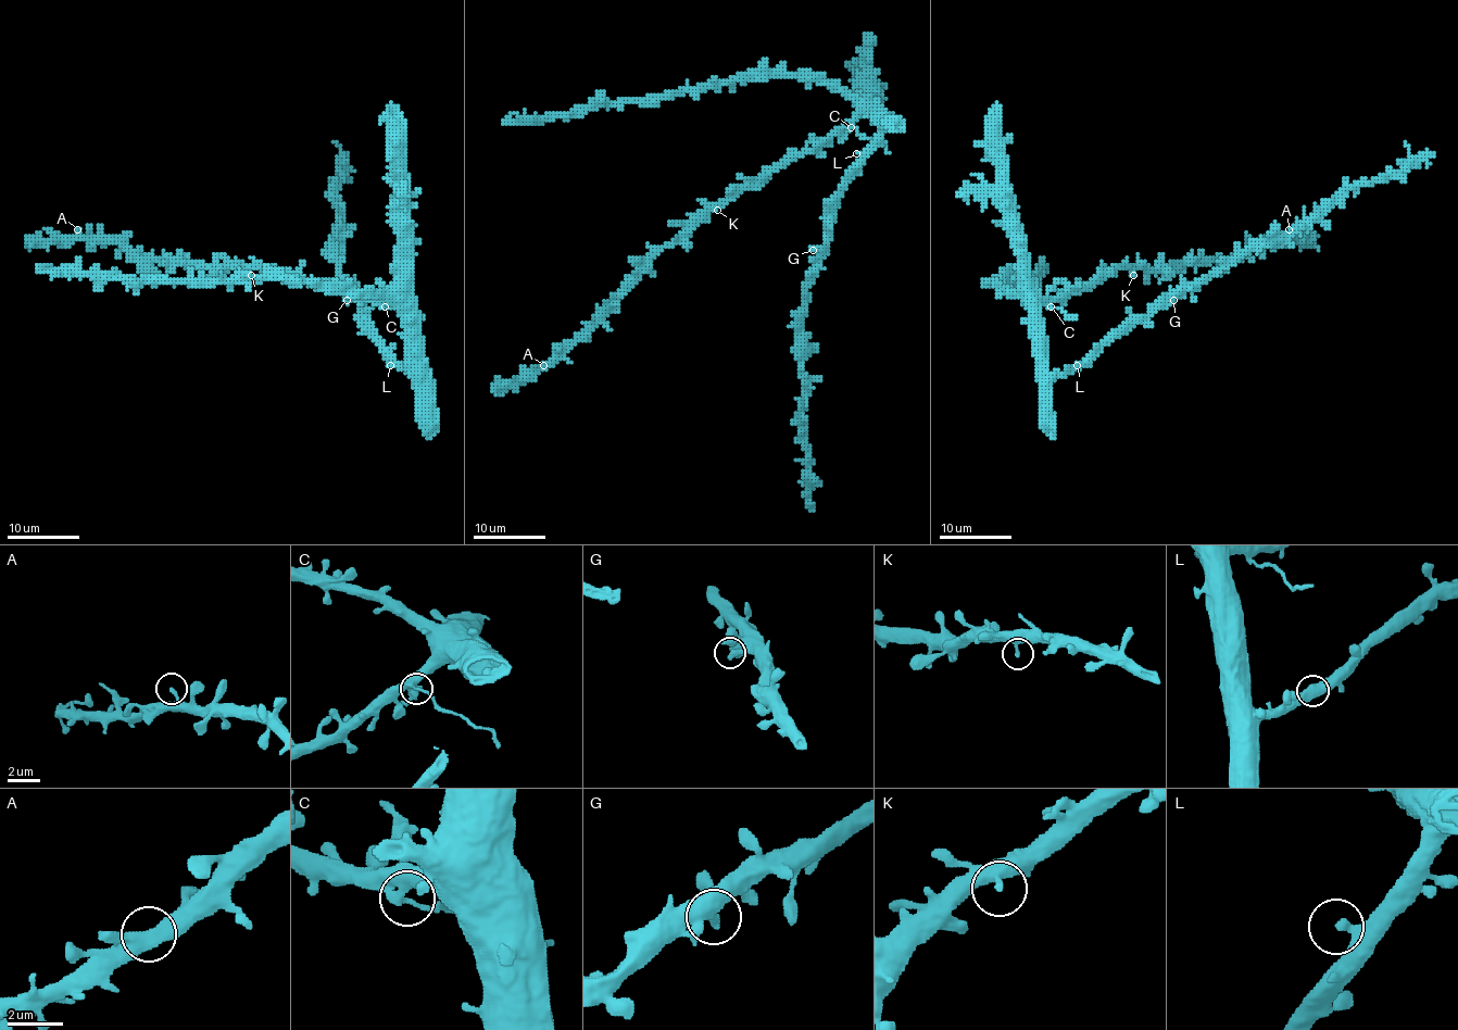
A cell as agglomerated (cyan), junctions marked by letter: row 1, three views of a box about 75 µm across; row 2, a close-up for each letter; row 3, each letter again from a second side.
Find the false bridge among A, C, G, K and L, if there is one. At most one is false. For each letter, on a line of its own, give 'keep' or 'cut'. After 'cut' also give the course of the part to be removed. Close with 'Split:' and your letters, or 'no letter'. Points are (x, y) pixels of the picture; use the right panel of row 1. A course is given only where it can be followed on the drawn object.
A: keep
C: cut; foreign part runs (1050, 305), (1057, 308), (1068, 319), (1077, 318)
G: keep
K: keep
L: keep
Split: C

